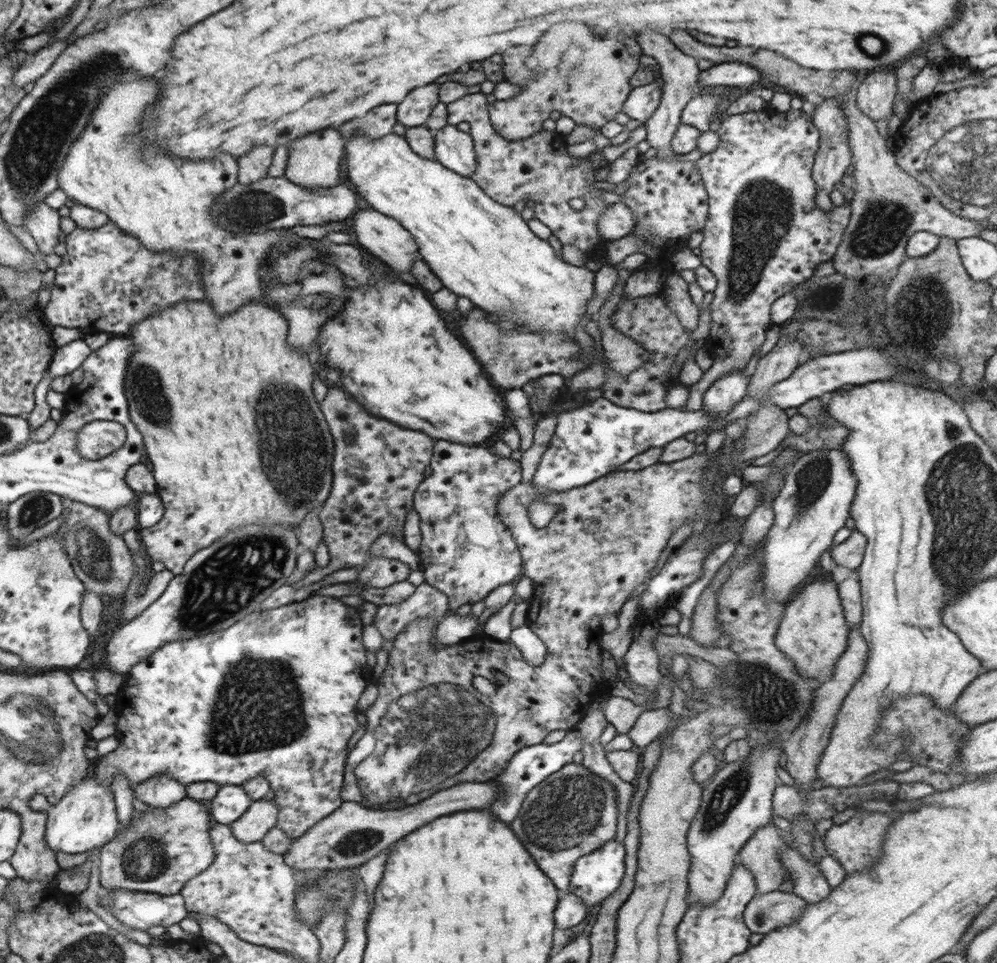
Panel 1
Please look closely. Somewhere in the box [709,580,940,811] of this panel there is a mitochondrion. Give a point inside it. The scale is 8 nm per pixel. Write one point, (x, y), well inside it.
(765, 697)

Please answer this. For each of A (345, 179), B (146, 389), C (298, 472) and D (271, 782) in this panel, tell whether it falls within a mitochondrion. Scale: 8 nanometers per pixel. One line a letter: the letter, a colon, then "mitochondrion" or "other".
A: other
B: mitochondrion
C: mitochondrion
D: other

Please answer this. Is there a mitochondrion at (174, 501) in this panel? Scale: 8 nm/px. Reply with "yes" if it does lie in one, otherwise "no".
no

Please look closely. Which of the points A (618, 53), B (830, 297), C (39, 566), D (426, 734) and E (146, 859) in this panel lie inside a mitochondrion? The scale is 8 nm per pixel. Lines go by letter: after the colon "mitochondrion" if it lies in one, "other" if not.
A: other
B: mitochondrion
C: mitochondrion
D: mitochondrion
E: mitochondrion

